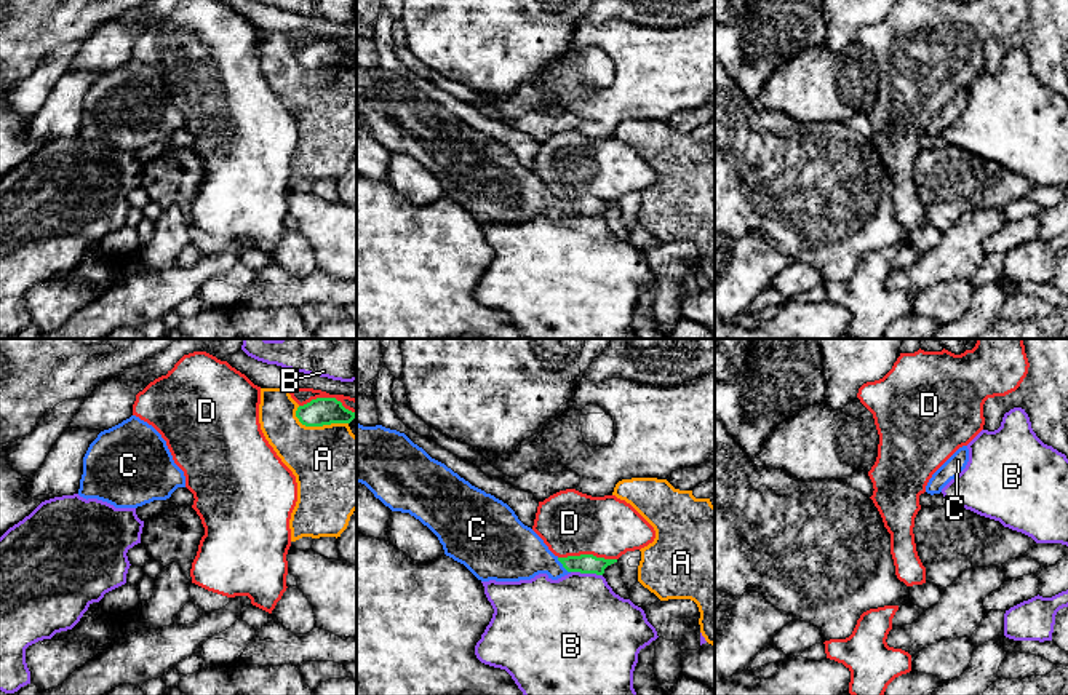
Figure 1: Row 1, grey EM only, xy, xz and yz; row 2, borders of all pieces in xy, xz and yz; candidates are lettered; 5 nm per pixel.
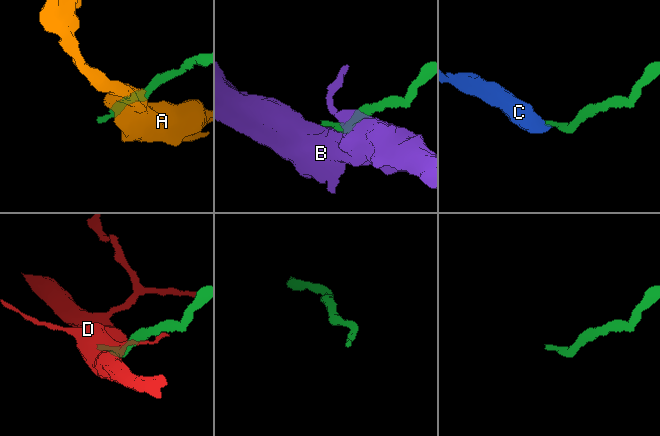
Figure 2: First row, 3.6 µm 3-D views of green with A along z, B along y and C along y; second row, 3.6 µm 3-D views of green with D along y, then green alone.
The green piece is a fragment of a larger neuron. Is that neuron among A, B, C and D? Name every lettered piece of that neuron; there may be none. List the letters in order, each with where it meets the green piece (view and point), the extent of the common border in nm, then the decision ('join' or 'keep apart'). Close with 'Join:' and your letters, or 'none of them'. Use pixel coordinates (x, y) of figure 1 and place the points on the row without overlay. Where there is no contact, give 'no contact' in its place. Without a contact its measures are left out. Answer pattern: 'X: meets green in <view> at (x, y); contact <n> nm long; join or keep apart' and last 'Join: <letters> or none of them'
A: meets green in xy at (318, 67); contact 280 nm long; keep apart
B: meets green in xz at (587, 214); contact 160 nm long; keep apart
C: meets green in xz at (563, 208); contact 100 nm long; join
D: meets green in xy at (328, 40); contact 300 nm long; keep apart
Join: C

